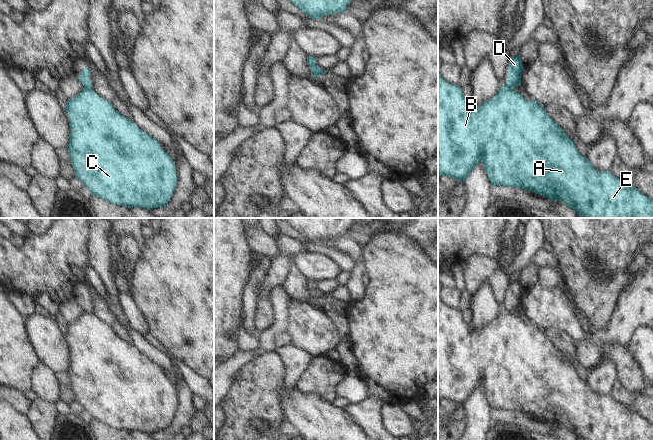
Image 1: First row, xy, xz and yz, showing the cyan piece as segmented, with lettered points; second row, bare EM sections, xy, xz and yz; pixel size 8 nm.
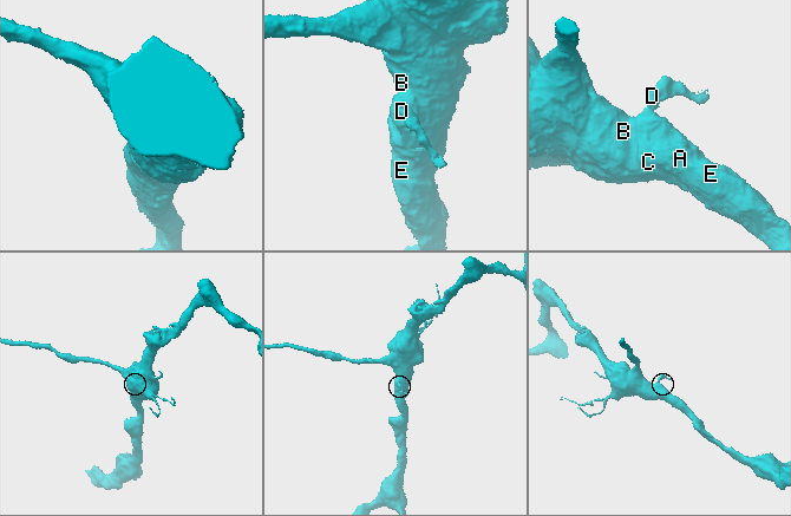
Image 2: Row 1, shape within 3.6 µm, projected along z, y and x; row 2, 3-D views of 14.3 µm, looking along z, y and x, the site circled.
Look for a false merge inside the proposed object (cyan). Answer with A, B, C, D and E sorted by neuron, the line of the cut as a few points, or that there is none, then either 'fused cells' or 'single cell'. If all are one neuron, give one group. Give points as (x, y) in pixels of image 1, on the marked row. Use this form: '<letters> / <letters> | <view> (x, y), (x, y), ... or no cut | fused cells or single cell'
A B C E / D | yz (506, 84), (513, 90) | fused cells

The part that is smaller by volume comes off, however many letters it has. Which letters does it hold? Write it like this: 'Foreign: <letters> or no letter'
Foreign: D

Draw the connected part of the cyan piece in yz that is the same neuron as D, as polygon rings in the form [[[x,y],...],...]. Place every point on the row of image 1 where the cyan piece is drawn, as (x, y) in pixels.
[[[521,56],[510,57],[508,78],[506,85],[510,90],[514,90],[515,87],[521,85],[521,76],[523,72],[522,58]]]

